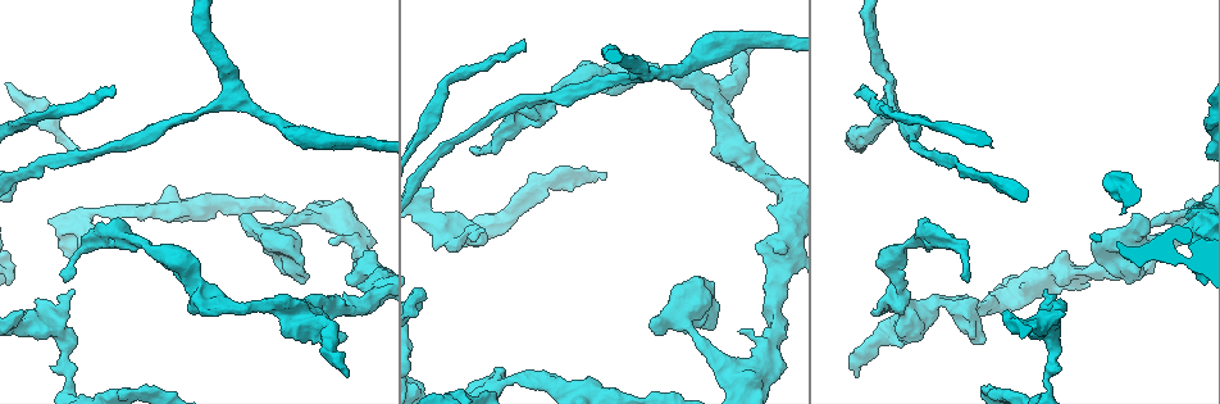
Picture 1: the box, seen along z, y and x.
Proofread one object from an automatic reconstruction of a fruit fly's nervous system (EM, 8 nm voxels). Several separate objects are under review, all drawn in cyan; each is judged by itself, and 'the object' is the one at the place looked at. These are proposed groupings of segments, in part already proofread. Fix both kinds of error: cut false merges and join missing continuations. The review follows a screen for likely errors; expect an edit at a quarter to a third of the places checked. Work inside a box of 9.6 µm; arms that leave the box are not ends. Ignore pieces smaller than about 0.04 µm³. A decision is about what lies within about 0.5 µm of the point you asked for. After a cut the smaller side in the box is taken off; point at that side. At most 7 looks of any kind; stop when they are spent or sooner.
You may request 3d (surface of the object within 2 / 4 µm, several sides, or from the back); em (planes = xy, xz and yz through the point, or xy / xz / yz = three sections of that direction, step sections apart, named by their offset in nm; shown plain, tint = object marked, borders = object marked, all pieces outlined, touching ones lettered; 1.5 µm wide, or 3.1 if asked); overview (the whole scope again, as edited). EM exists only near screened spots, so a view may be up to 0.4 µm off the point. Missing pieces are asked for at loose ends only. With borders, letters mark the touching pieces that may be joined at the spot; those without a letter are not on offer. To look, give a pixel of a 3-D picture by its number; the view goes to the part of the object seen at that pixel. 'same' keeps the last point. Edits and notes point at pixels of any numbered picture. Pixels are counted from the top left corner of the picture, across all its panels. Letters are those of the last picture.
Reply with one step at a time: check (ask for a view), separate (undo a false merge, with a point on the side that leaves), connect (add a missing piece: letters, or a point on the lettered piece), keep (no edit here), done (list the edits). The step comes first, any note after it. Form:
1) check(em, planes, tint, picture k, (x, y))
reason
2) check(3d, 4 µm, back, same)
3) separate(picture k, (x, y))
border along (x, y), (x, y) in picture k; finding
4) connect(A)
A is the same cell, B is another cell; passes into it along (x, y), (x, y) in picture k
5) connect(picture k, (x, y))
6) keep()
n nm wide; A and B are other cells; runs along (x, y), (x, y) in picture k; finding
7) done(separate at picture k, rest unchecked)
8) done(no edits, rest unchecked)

check(3d, 4 µm, picture 1, (347, 377))
free end

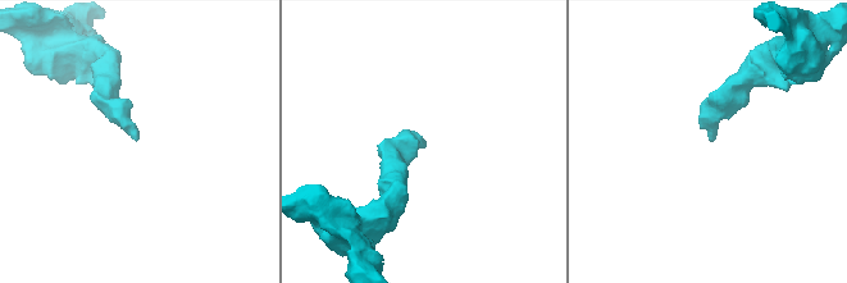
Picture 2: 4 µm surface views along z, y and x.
check(em, planes, borders, picture 2, (420, 147))
now the EM

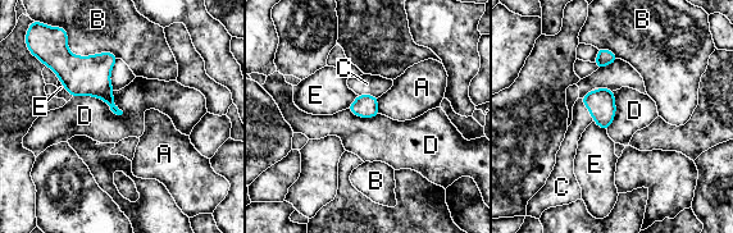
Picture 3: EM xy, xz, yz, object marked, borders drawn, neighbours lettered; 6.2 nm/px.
connect(C)
D touches over 340 nm; C is the same cell, A, B, D and E are other cells; passes into it along (600, 103), (587, 108), (582, 118) in picture 3; it goes on there

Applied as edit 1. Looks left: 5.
check(em, planes, borders, picture 1, (10, 312))
an open end

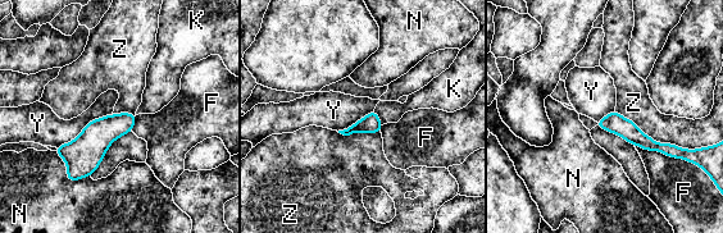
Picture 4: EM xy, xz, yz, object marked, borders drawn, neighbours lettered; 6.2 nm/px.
keep()
F, K, N, Y and Z are other cells; runs along (600, 123), (682, 151) in picture 4; none of them fits

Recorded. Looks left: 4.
check(3d, 4 µm, picture 1, (1045, 290))
free end

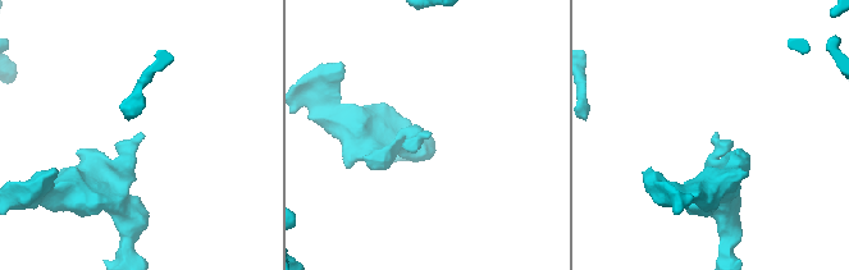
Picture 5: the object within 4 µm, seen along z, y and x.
check(em, planes, borders, picture 5, (715, 134))
now the EM

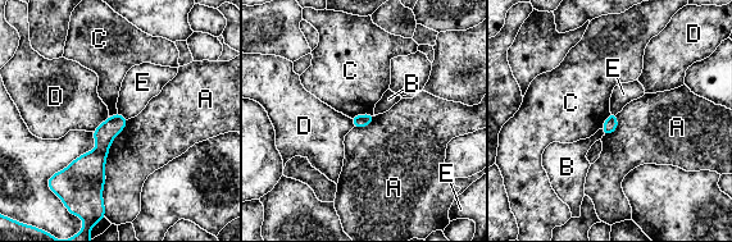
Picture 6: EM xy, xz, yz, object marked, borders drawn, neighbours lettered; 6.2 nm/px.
keep()
A touches over 400 nm; A, B, C, D and E are other cells; border along (373, 113), (357, 114), (350, 118) in picture 6; none of them fits

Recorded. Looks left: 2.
done(connect at picture 3, rest unchecked)

